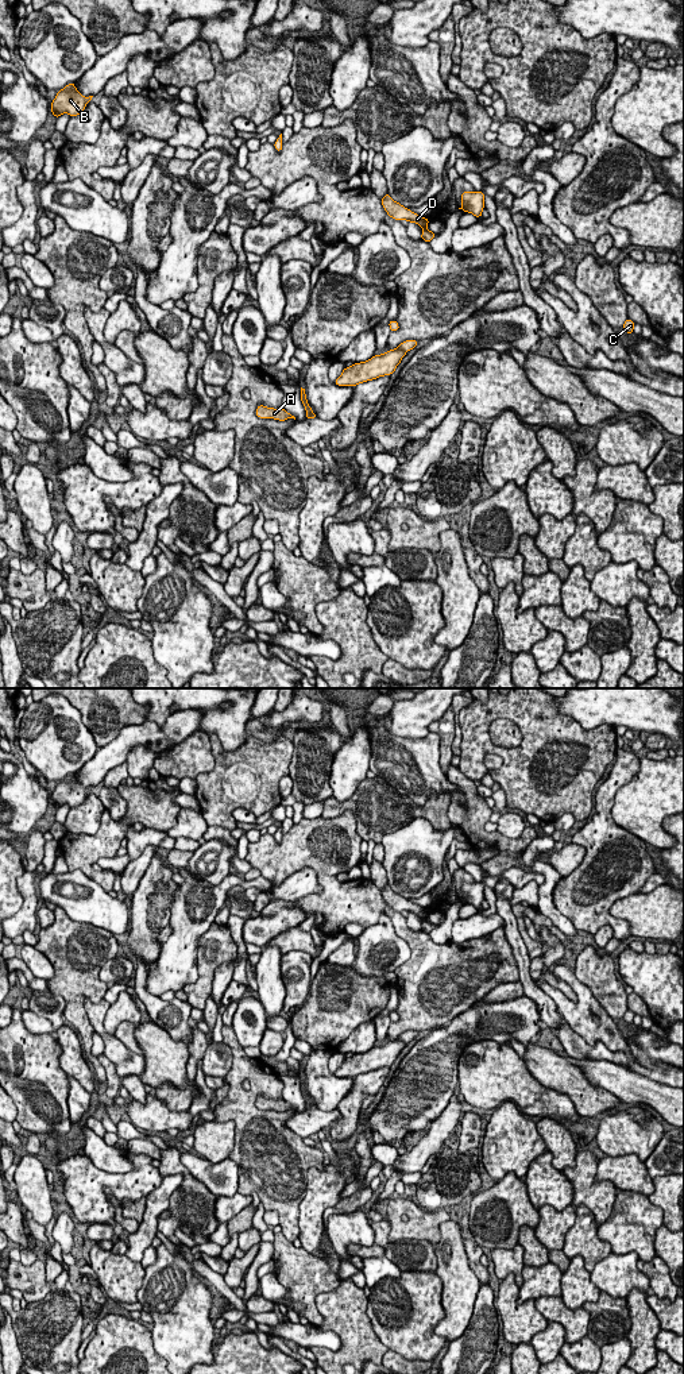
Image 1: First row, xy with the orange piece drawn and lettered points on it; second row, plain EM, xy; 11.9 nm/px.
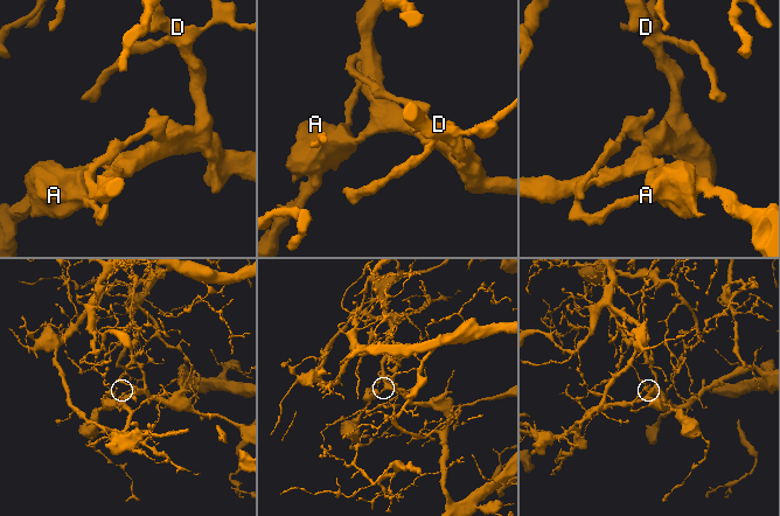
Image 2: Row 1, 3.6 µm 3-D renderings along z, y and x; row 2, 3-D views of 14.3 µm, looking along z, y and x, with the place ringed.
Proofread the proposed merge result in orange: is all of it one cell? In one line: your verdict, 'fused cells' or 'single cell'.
fused cells

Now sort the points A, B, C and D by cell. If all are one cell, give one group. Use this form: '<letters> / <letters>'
A C / B D

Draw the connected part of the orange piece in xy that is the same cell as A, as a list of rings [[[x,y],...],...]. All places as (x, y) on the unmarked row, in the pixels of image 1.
[[[259,1096],[256,1099],[255,1105],[259,1109],[274,1109],[274,1111],[279,1111],[279,1112],[285,1112],[287,1109],[294,1109],[294,1107],[291,1107],[290,1104],[287,1104],[283,1099],[282,1100],[274,1100],[274,1099],[266,1099],[264,1096]]]

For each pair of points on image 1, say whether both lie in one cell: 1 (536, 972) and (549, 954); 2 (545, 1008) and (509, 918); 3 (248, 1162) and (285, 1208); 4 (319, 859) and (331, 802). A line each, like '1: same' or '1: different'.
1: same
2: same
3: same
4: different

